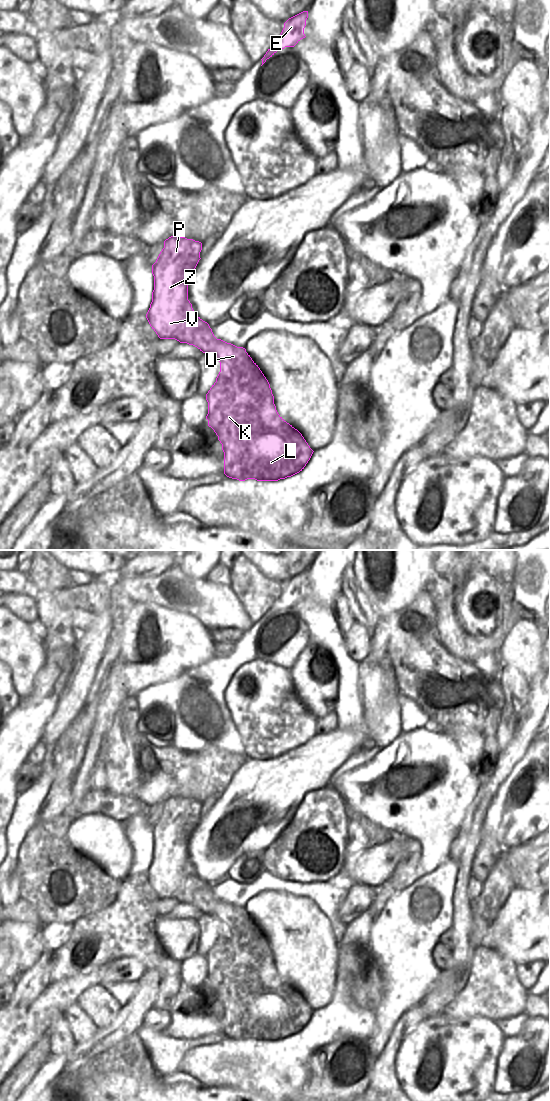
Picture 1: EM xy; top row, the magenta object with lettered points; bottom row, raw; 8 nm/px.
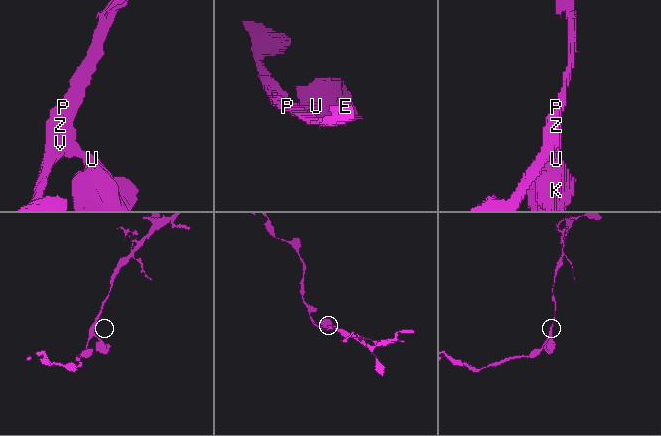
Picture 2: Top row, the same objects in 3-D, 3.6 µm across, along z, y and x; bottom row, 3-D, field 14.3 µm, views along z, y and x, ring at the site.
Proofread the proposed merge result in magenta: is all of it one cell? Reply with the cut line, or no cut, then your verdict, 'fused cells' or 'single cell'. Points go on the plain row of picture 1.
no cut; single cell

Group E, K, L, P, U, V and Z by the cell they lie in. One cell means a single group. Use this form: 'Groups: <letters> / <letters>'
Groups: E K L P U V Z

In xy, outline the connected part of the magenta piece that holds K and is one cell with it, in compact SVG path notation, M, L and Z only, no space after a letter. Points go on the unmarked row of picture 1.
M173 795L164 801L164 808L152 825L154 850L146 878L160 899L175 899L180 903L193 905L203 913L213 915L220 922L220 932L216 942L206 954L208 962L206 979L208 986L214 990L222 1004L224 1034L239 1041L247 1039L278 1041L291 1037L304 1029L314 1011L302 994L278 974L270 944L258 925L246 912L246 909L217 899L209 884L194 872L192 864L188 860L188 840L201 819L201 810L201 802L177 795Z

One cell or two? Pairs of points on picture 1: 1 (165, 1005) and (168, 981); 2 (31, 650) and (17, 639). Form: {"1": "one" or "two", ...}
{"1": "one", "2": "one"}

